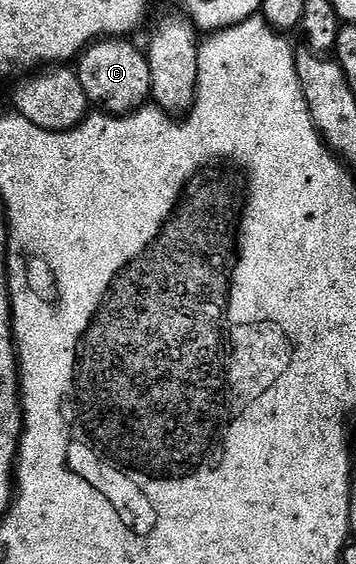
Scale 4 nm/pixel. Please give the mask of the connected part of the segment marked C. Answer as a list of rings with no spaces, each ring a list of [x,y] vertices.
[[[126,37],[105,38],[91,43],[77,59],[77,73],[88,103],[96,111],[122,116],[148,105],[151,97],[149,60],[146,53],[140,47],[138,50]]]

